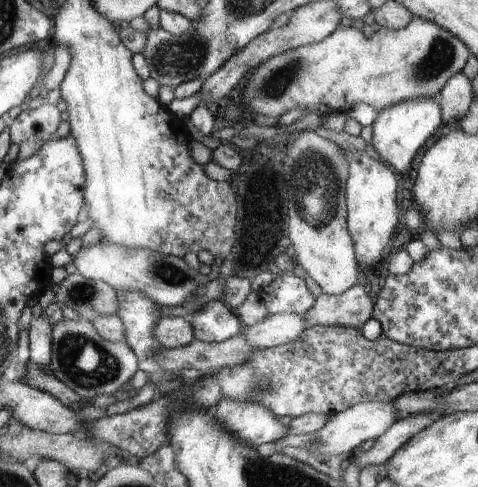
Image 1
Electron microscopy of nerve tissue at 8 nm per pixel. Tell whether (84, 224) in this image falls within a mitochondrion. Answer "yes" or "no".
no

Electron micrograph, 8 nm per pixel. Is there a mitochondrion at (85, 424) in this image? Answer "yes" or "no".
no

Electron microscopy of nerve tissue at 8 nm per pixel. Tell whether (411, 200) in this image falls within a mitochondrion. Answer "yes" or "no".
no

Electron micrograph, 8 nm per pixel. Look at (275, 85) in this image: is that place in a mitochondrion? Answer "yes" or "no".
yes

